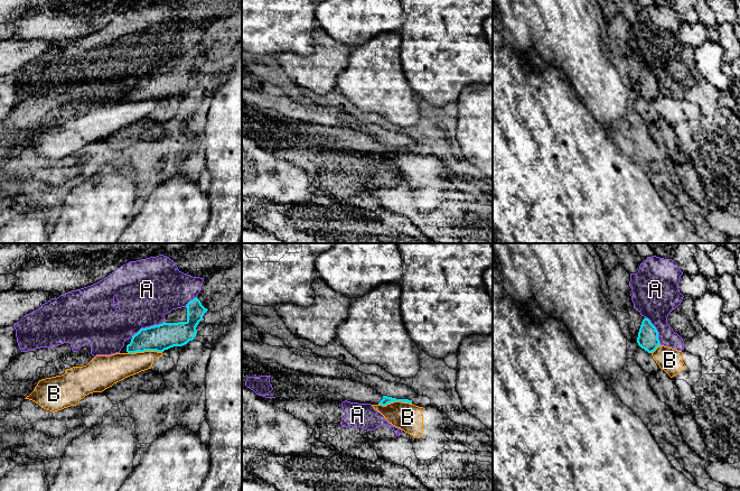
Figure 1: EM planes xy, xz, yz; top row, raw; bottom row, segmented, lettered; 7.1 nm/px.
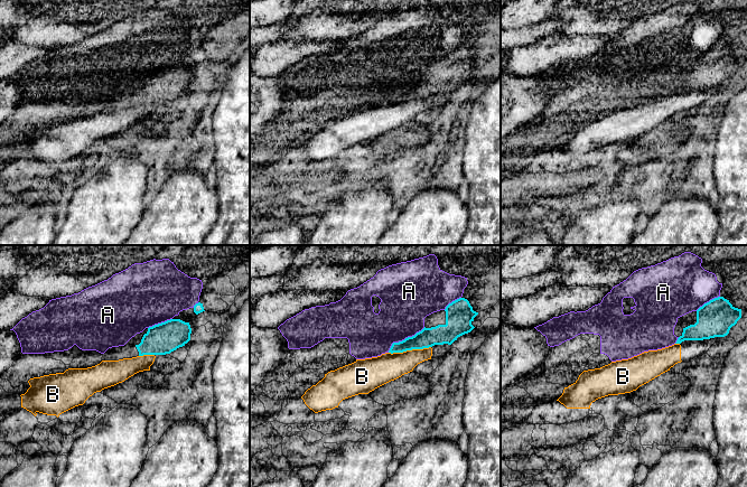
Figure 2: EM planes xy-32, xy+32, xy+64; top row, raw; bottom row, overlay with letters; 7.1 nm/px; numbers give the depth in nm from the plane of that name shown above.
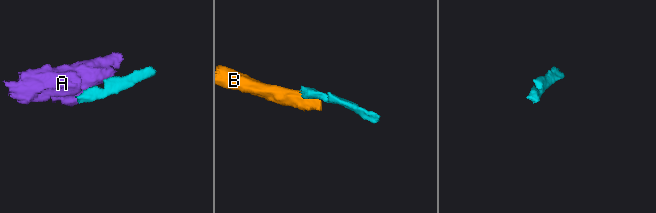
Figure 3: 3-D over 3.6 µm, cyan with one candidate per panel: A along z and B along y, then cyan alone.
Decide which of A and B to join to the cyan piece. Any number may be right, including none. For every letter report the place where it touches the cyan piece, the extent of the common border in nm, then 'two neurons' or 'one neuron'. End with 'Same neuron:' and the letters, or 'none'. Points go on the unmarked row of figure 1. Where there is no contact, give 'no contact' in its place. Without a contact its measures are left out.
A: xy (147, 76) | 260 nm | two neurons
B: xy (144, 99) | 240 nm | two neurons
Same neuron: none

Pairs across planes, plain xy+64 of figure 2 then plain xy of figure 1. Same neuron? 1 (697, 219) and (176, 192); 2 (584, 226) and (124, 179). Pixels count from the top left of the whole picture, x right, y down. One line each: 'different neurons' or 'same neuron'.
1: same neuron
2: same neuron

